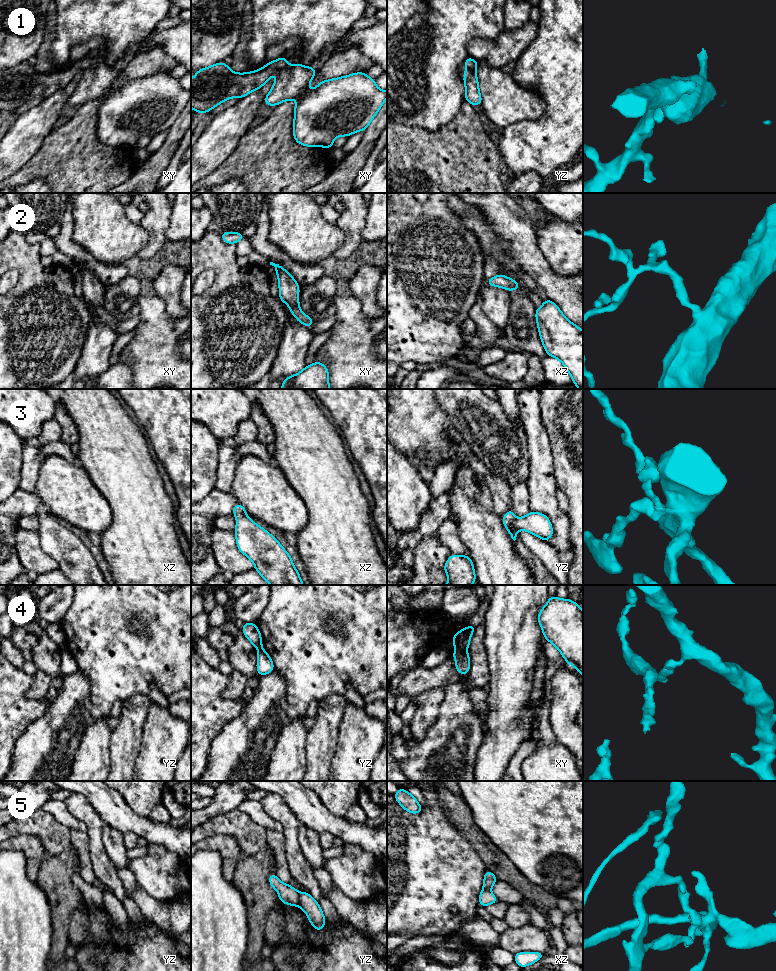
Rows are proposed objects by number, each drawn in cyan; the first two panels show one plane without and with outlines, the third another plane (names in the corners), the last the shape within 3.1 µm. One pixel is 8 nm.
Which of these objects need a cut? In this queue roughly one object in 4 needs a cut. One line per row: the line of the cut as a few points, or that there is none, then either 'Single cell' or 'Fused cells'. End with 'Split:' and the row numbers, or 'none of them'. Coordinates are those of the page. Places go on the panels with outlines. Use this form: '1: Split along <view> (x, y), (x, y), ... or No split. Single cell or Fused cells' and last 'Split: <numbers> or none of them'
1: No split. Single cell
2: No split. Single cell
3: No split. Single cell
4: Split along yz (261, 647), (258, 649). Fused cells
5: Split along yz (300, 893), (298, 905). Fused cells
Split: 4, 5

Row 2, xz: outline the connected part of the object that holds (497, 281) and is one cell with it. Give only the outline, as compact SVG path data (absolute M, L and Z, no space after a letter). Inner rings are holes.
M499 274L493 278L487 279L486 282L490 286L501 287L507 291L520 289L519 282L516 282L513 279L507 276L504 276L502 274Z

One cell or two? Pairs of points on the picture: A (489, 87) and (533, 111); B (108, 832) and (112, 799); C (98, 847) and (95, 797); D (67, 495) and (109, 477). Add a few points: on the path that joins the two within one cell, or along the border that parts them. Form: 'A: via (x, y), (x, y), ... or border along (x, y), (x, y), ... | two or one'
A: via (500, 94), (509, 103), (522, 104) | one
B: border along (104, 822), (122, 833) | two
C: border along (80, 793), (88, 800), (104, 822) | two
D: border along (80, 465), (108, 503) | two

